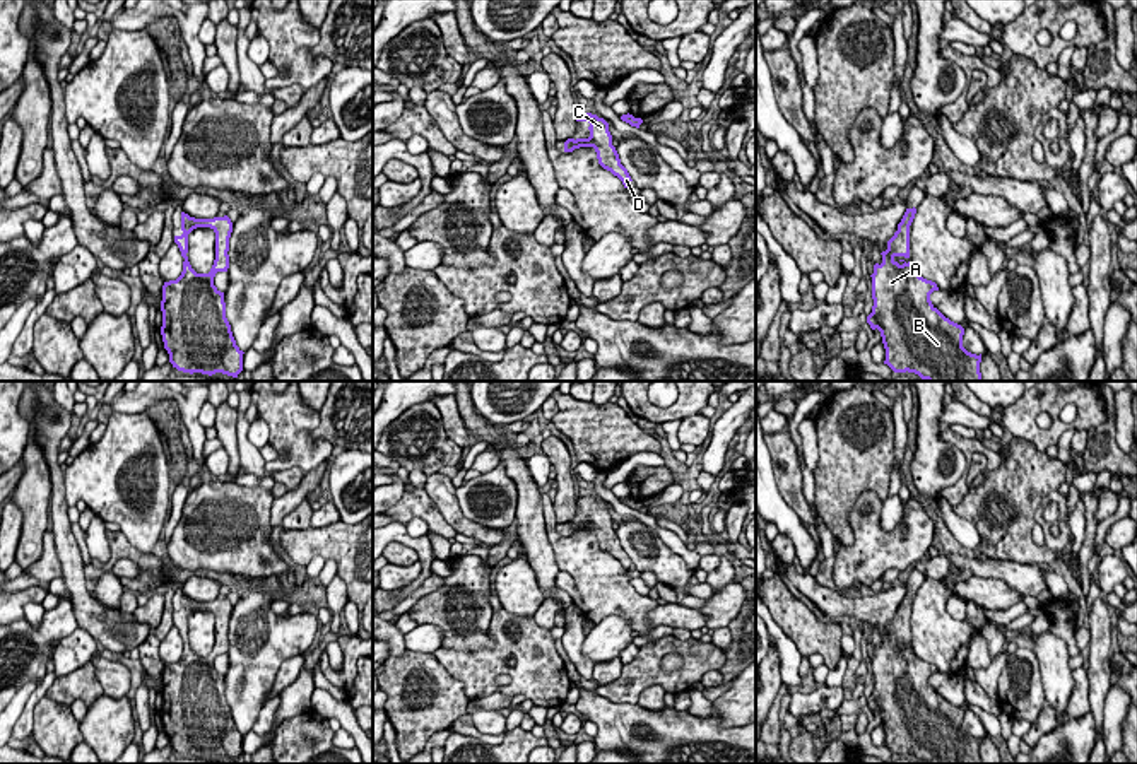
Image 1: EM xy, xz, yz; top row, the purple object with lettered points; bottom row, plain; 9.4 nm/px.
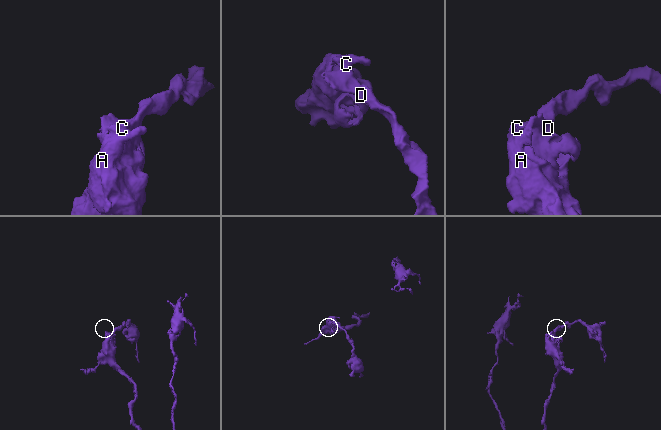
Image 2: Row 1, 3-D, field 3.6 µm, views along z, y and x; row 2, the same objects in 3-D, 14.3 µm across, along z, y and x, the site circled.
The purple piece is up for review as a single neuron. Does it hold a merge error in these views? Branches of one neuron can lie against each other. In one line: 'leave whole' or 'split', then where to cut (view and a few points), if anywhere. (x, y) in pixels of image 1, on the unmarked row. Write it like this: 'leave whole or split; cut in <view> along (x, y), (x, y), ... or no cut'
leave whole; no cut

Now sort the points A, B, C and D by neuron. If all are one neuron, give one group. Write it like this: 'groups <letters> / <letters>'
groups A B C D

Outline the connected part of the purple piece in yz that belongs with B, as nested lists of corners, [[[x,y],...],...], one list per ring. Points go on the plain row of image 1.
[[[906,591],[898,614],[887,624],[887,632],[882,634],[882,646],[874,648],[872,660],[872,696],[867,699],[867,706],[872,713],[879,713],[886,732],[886,743],[894,755],[915,755],[927,764],[983,764],[980,755],[981,737],[971,737],[963,730],[964,711],[949,701],[946,701],[930,684],[930,677],[939,673],[937,667],[920,660],[910,641],[910,608],[915,602],[916,591]]]

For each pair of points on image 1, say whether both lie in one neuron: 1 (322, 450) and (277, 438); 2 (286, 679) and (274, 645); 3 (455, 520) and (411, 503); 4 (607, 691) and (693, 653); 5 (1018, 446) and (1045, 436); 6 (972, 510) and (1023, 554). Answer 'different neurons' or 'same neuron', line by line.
1: same neuron
2: different neurons
3: different neurons
4: same neuron
5: different neurons
6: same neuron

